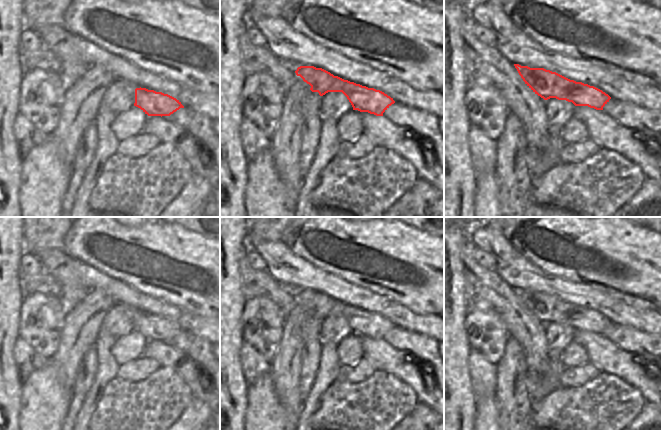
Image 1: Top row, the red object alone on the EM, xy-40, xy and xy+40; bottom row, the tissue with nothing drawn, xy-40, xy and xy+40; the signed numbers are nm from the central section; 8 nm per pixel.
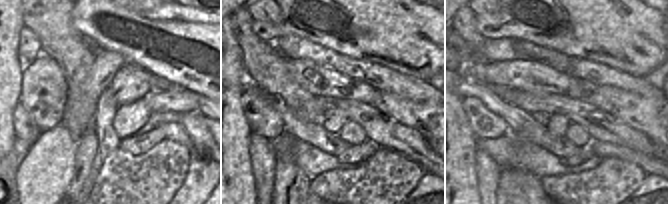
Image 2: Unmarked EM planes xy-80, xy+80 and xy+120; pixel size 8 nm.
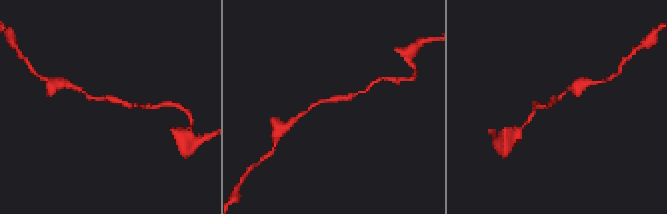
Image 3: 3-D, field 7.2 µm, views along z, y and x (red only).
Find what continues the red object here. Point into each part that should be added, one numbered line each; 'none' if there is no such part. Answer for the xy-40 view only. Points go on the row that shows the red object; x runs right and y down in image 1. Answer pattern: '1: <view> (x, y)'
none

